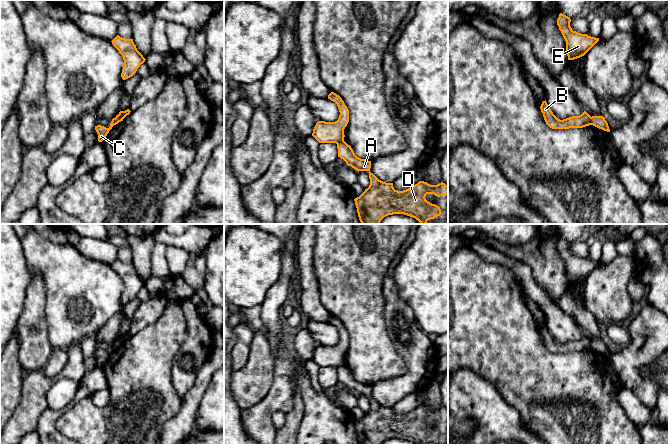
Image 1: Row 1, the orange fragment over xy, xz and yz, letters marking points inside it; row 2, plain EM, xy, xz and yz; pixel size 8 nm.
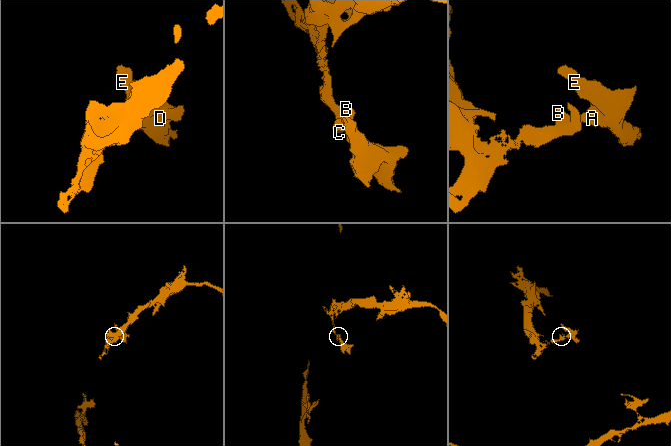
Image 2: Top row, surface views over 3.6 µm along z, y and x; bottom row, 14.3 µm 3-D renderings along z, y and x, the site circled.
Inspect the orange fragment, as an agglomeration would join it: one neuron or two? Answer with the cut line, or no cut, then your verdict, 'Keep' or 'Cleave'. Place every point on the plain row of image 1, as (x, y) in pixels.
Split along yz (590, 341), (591, 348). Cleave

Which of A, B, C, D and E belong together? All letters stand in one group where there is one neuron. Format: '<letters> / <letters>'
A D E / B C

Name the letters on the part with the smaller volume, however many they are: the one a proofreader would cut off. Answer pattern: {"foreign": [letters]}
{"foreign": ["A", "D", "E"]}

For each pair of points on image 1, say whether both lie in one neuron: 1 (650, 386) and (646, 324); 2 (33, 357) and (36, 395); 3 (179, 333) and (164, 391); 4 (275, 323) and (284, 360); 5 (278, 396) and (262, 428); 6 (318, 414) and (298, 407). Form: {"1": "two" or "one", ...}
{"1": "one", "2": "two", "3": "one", "4": "two", "5": "one", "6": "two"}

